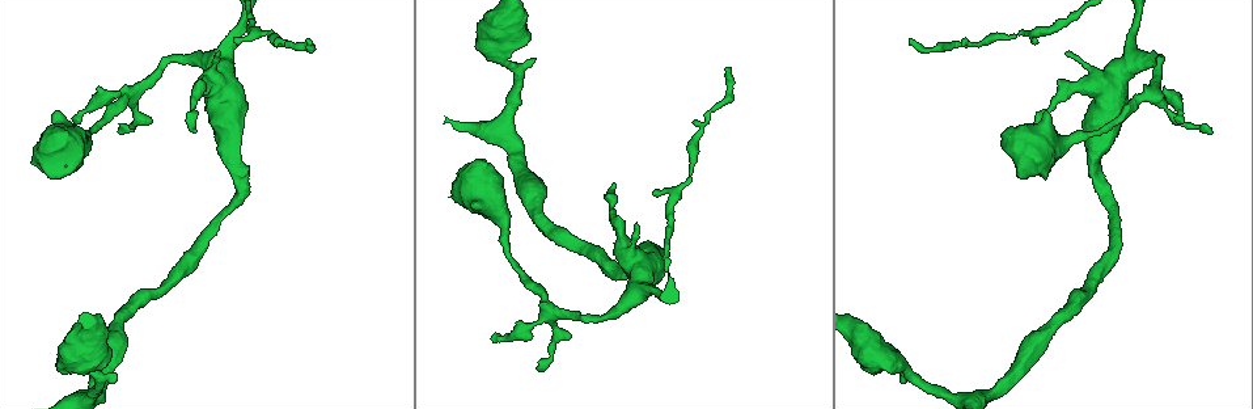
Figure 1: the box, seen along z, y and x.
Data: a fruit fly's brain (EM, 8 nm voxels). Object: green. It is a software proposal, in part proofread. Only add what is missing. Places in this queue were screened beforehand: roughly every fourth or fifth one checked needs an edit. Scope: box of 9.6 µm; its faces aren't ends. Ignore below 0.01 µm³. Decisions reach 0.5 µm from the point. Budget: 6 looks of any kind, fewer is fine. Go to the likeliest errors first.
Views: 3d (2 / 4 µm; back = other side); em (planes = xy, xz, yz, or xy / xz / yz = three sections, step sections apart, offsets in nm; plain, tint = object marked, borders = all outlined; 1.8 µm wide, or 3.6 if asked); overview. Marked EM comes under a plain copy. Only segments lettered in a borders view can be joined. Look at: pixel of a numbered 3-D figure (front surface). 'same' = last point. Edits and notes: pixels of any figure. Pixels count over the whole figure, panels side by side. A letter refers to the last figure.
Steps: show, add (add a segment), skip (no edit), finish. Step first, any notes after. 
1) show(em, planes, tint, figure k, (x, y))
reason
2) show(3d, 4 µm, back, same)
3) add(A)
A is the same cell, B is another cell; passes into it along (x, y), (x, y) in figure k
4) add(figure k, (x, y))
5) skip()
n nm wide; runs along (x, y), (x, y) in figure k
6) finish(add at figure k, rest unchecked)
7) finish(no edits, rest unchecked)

show(3d, 4 µm, back, figure 1, (614, 185))
tapers out

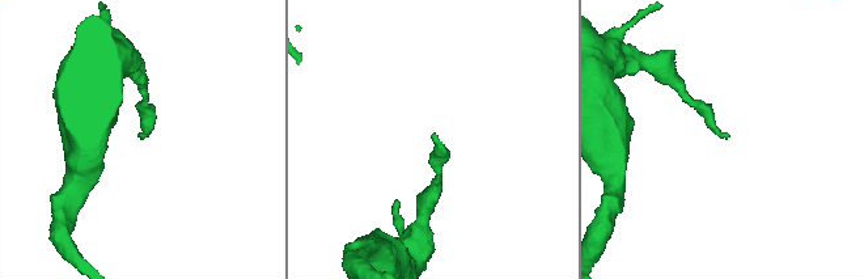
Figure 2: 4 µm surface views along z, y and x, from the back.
show(em, 3.6 µm, planes, borders, figure 2, (139, 136))
now the EM

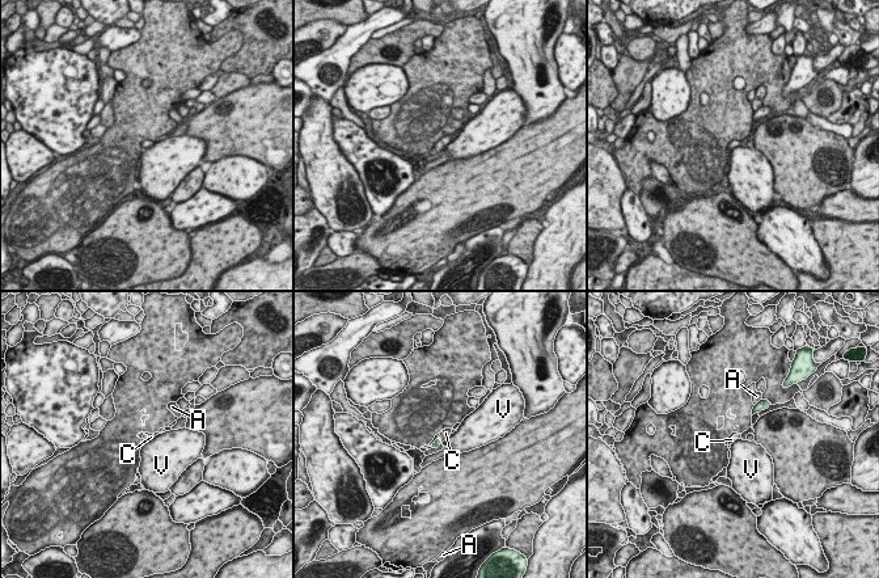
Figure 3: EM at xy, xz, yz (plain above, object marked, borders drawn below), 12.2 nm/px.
add(C)
C is the same cell, A and V are other cells; passes into it along (438, 442), (440, 439), (446, 433) in figure 3; the neuron continues

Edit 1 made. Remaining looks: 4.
show(3d, 4 µm, figure 1, (309, 40))
tapers out

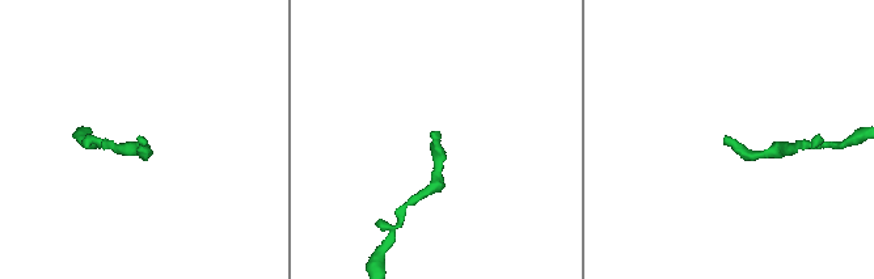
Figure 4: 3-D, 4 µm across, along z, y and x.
show(em, planes, borders, figure 4, (727, 139))
shape alone is not enough

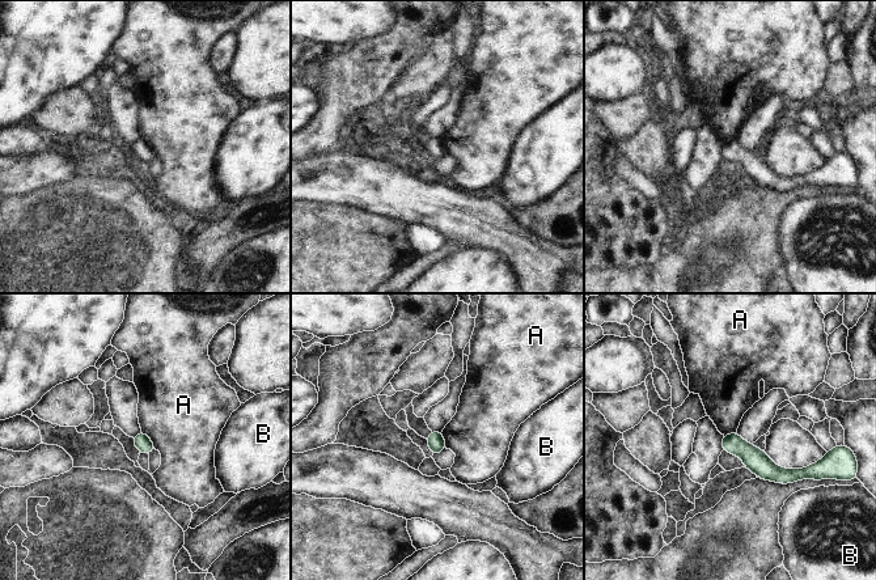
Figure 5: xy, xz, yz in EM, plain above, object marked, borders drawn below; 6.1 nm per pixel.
skip()
A touches over 160 nm; A and B are other cells; border along (140, 431), (147, 435), (156, 449) in figure 5; no lettered segment goes on from it

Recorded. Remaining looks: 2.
show(em, planes, borders, figure 1, (235, 40))
free end

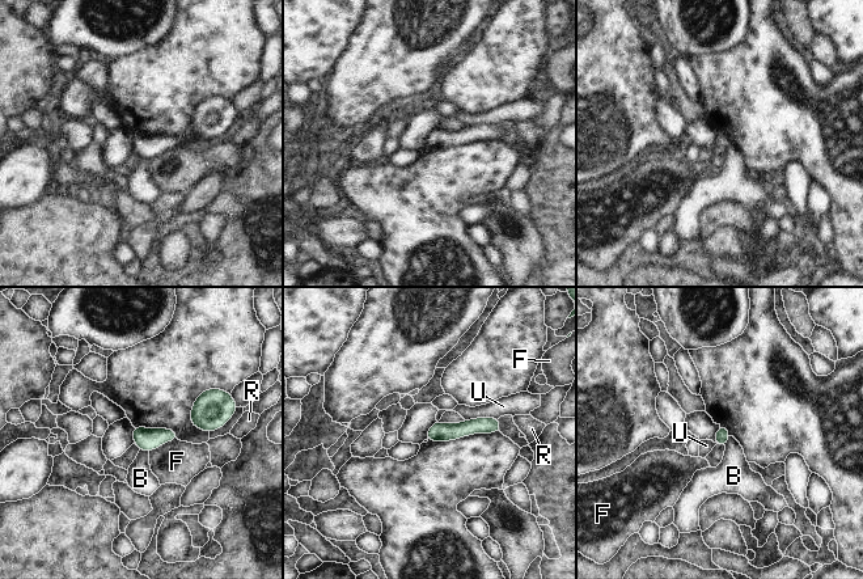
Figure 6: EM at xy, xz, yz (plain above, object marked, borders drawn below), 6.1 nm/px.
skip()
B, F, R and U are other cells; runs along (496, 422), (435, 432), (430, 438) in figure 6; no lettered segment goes on from it

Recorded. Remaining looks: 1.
finish(add at figure 3, rest unchecked)

